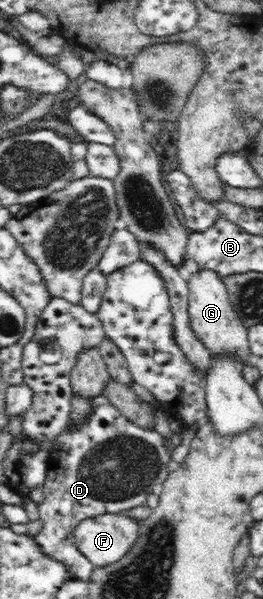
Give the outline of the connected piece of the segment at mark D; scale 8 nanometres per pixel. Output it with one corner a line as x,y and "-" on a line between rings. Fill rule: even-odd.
96,396
94,401
96,408
91,416
92,420
74,432
62,432
57,437
57,445
47,453
49,477
43,489
45,496
43,503
38,504
43,529
37,535
31,536
43,556
63,564
69,580
86,583
93,579
93,571
98,566
77,547
74,540
77,525
93,516
121,514
129,509
146,505
149,495
159,494
165,485
173,468
173,450
183,443
182,431
178,433
173,431
169,437
163,437
153,426
137,425
135,421
125,417
125,414
111,405
105,396

